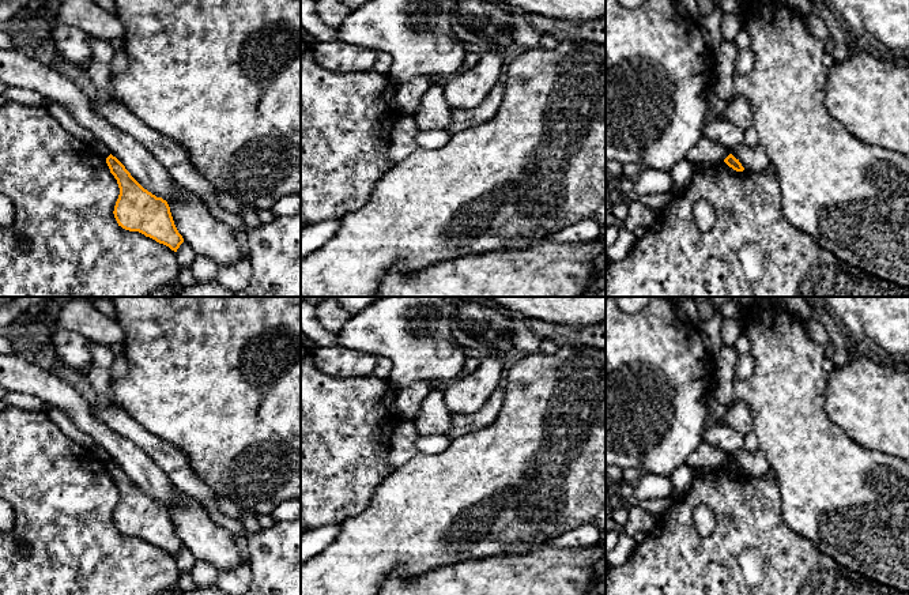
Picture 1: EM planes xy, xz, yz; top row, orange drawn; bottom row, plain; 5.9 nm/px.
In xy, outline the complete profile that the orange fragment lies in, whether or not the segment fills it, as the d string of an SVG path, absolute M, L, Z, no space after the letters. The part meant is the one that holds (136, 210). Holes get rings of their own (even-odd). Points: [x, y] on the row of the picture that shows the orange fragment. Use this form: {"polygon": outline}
{"polygon": "M112 154L106 163L120 188L113 211L118 226L139 231L177 252L184 238L174 225L167 202L144 189Z"}

